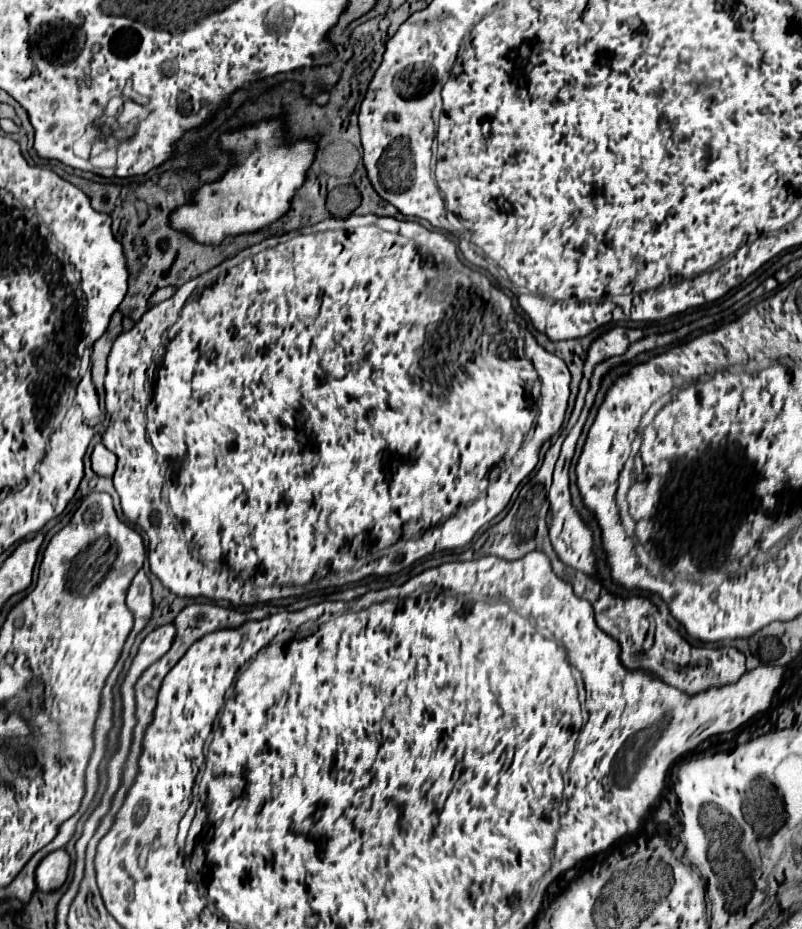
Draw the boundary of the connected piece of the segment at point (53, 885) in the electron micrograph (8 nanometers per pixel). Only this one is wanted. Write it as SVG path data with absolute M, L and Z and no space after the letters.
M65 850L51 852L37 868L37 888L41 892L55 892L59 890L67 880L69 870L69 854Z

